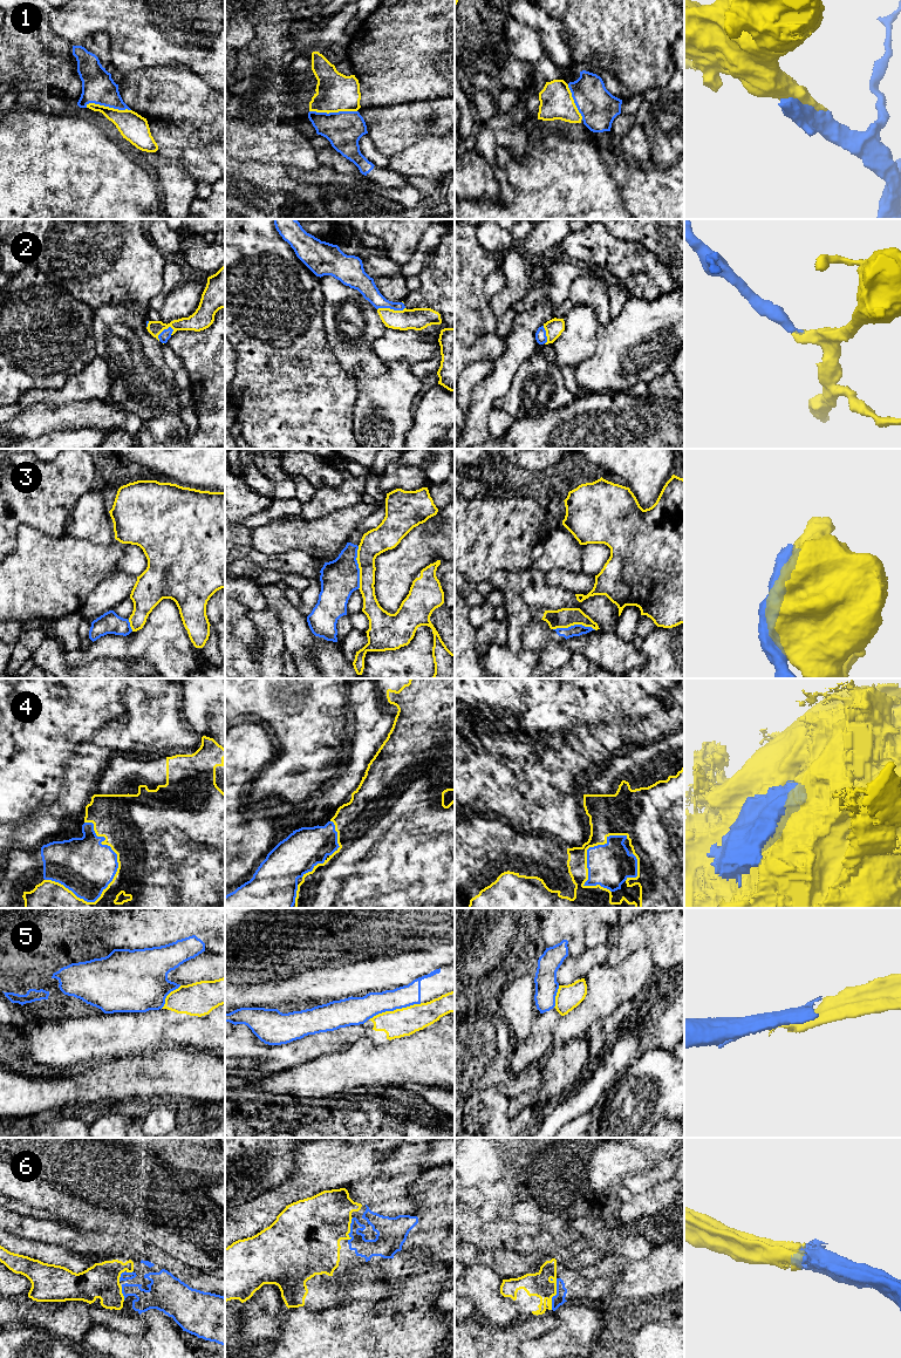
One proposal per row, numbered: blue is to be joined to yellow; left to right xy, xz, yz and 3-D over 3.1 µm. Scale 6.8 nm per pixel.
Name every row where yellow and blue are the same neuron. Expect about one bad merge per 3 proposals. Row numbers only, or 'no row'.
1, 2, 6

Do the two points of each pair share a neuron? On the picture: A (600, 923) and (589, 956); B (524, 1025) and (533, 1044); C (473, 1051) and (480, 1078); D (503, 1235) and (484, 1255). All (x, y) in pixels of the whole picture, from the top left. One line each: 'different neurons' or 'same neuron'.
A: different neurons
B: different neurons
C: same neuron
D: different neurons

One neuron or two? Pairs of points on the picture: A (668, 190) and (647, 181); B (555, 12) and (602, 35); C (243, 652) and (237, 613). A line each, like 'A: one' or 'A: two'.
A: one
B: two
C: one

